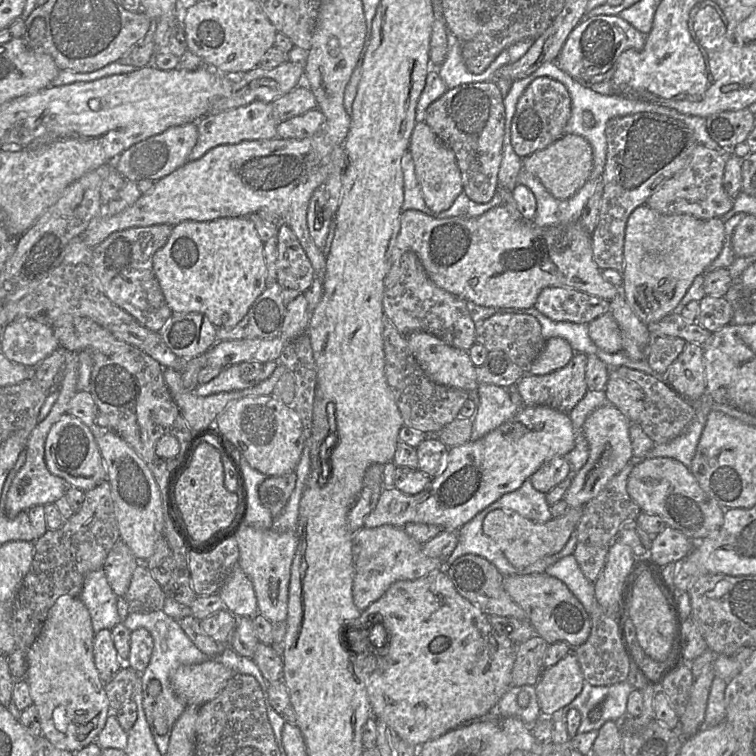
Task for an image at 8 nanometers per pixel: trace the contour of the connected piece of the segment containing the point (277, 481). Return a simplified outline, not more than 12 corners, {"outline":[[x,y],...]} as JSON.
{"outline":[[295,472],[267,477],[259,500],[277,517],[296,483]]}

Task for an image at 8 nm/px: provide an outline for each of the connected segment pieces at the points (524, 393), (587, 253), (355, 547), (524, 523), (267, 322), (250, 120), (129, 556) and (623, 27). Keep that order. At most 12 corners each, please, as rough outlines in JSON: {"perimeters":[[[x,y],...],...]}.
{"perimeters":[[[587,355],[563,368],[526,373],[524,406],[569,413],[587,392]],[[405,210],[385,287],[412,251],[439,288],[531,308],[546,287],[621,290],[579,222]],[[403,527],[352,540],[352,596],[363,611],[396,581],[443,569]],[[583,508],[545,523],[494,510],[483,533],[516,568],[563,549]],[[281,287],[263,291],[217,341],[276,338],[285,310]],[[271,103],[197,121],[188,161],[220,145],[274,139]],[[121,539],[102,569],[111,589],[125,596],[139,562]],[[618,15],[583,19],[555,62],[582,85],[610,80],[647,35]]]}

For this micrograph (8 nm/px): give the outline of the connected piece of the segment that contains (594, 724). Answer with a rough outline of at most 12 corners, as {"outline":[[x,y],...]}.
{"outline":[[626,680],[593,686],[581,692],[561,712],[581,715],[577,733],[620,722],[634,687]]}

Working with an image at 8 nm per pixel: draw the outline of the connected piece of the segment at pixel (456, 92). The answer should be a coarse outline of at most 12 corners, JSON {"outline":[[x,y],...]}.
{"outline":[[495,81],[447,89],[425,122],[455,154],[463,191],[499,188],[505,133]]}

